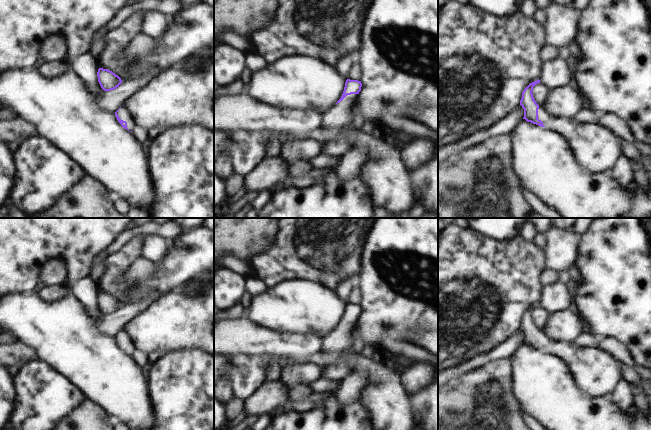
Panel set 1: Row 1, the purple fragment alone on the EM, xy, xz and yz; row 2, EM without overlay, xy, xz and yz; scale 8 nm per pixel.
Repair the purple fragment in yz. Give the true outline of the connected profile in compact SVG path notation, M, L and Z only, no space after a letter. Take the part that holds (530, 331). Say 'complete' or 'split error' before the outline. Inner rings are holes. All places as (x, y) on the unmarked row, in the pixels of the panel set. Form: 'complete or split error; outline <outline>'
split error; outline M540 304L530 307L522 316L520 329L527 346L556 355L570 368L576 385L585 397L593 400L611 395L622 380L621 363L600 348L580 347L576 343L556 341L540 331L533 321L533 311Z

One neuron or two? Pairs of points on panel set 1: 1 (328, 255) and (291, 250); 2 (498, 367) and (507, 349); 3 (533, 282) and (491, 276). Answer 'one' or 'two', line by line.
1: one
2: two
3: one

